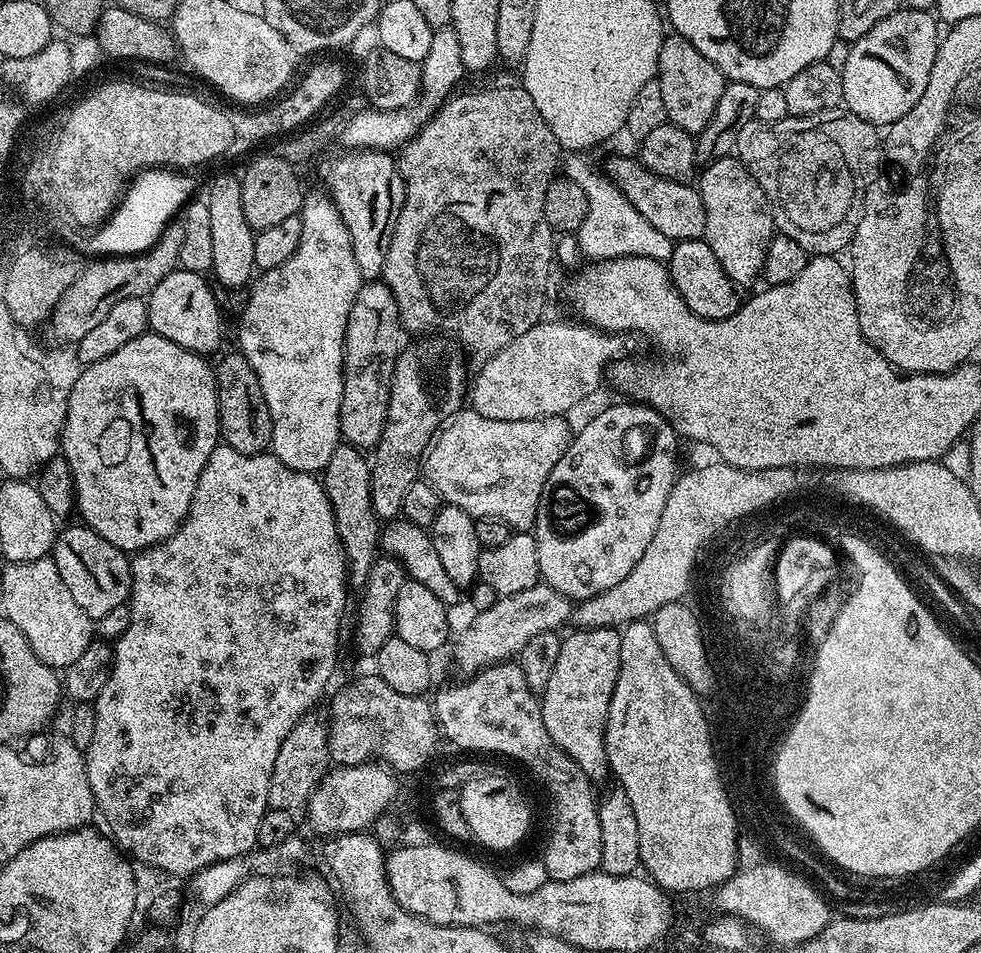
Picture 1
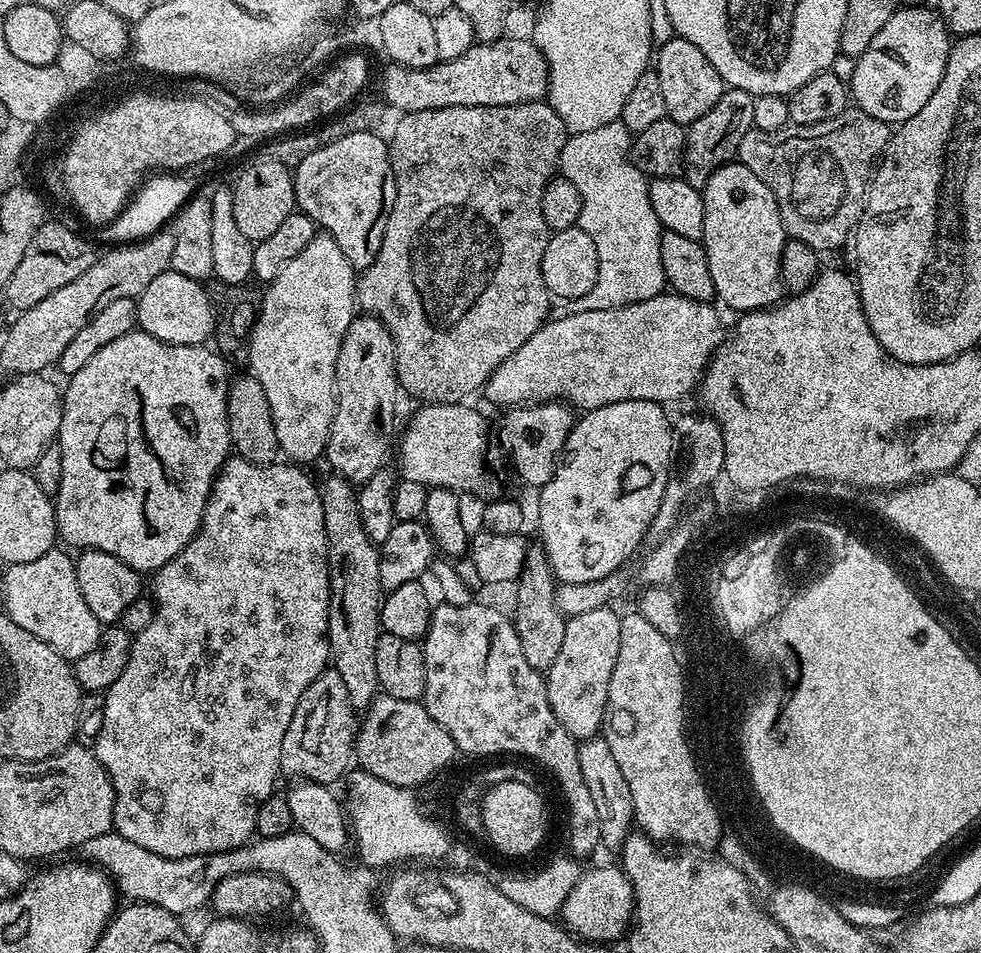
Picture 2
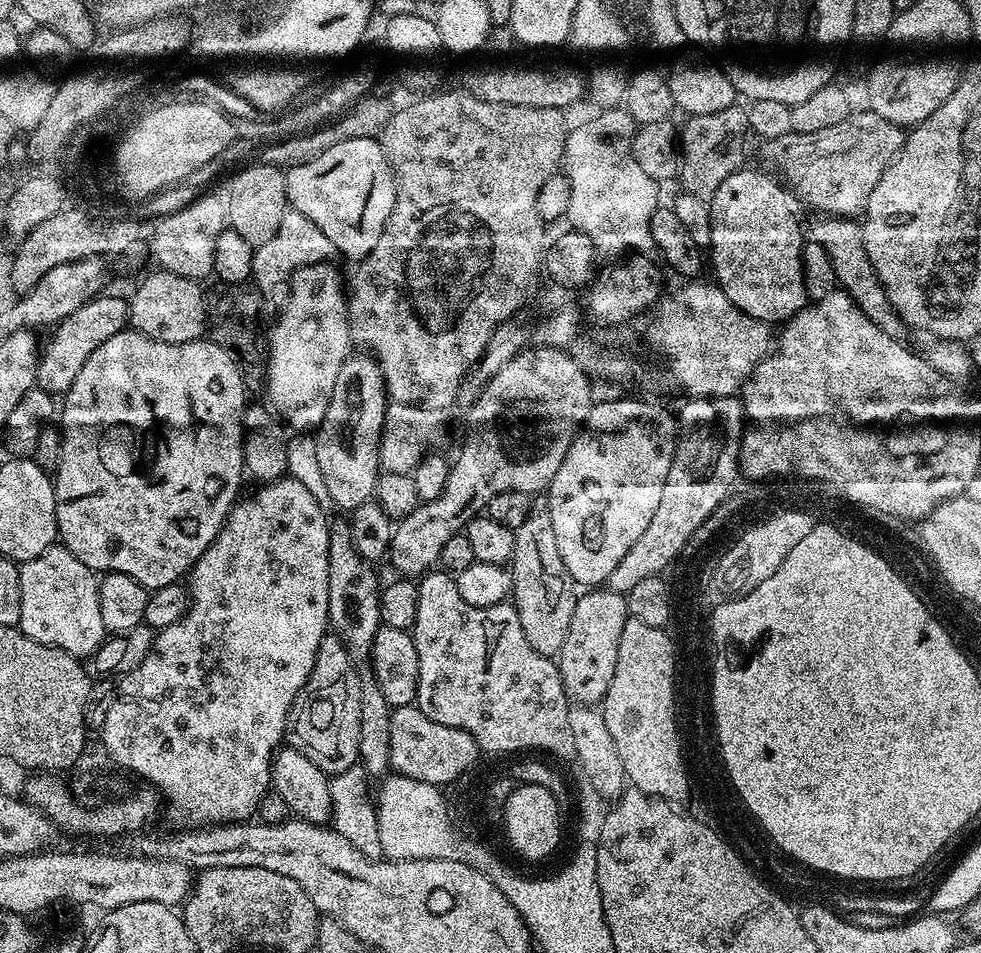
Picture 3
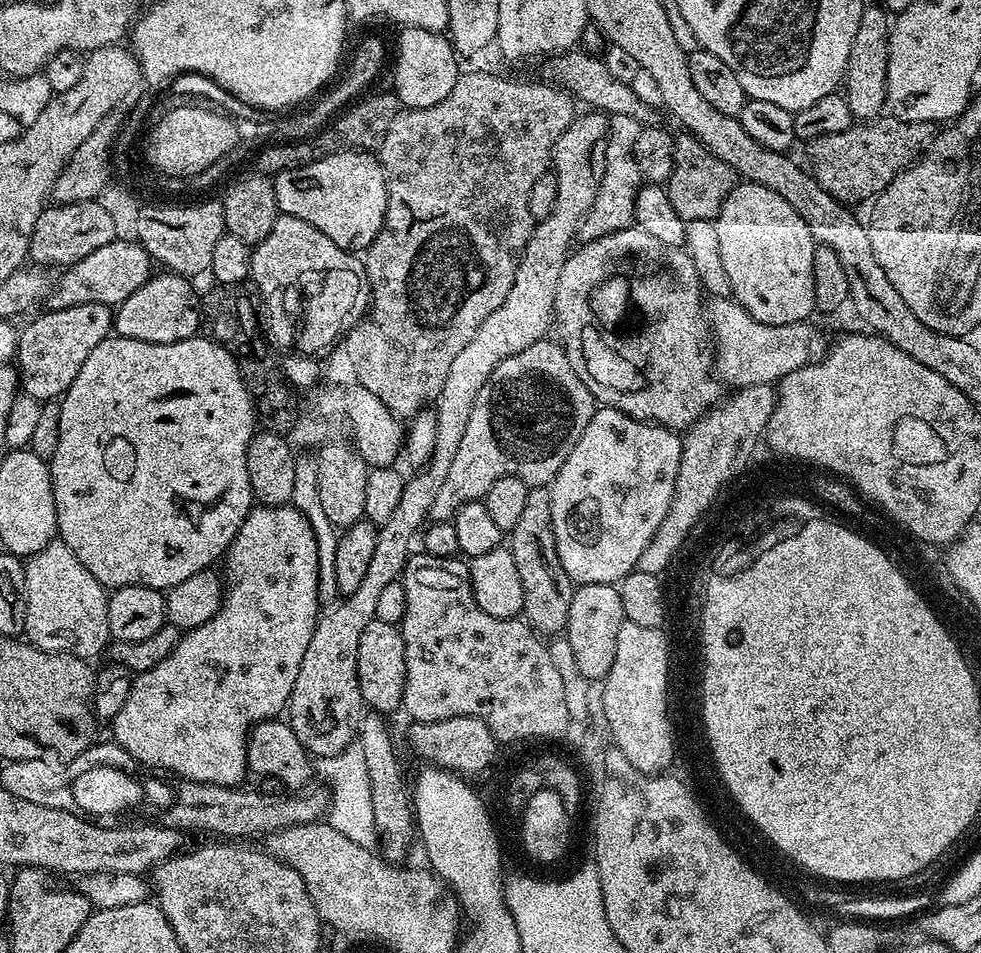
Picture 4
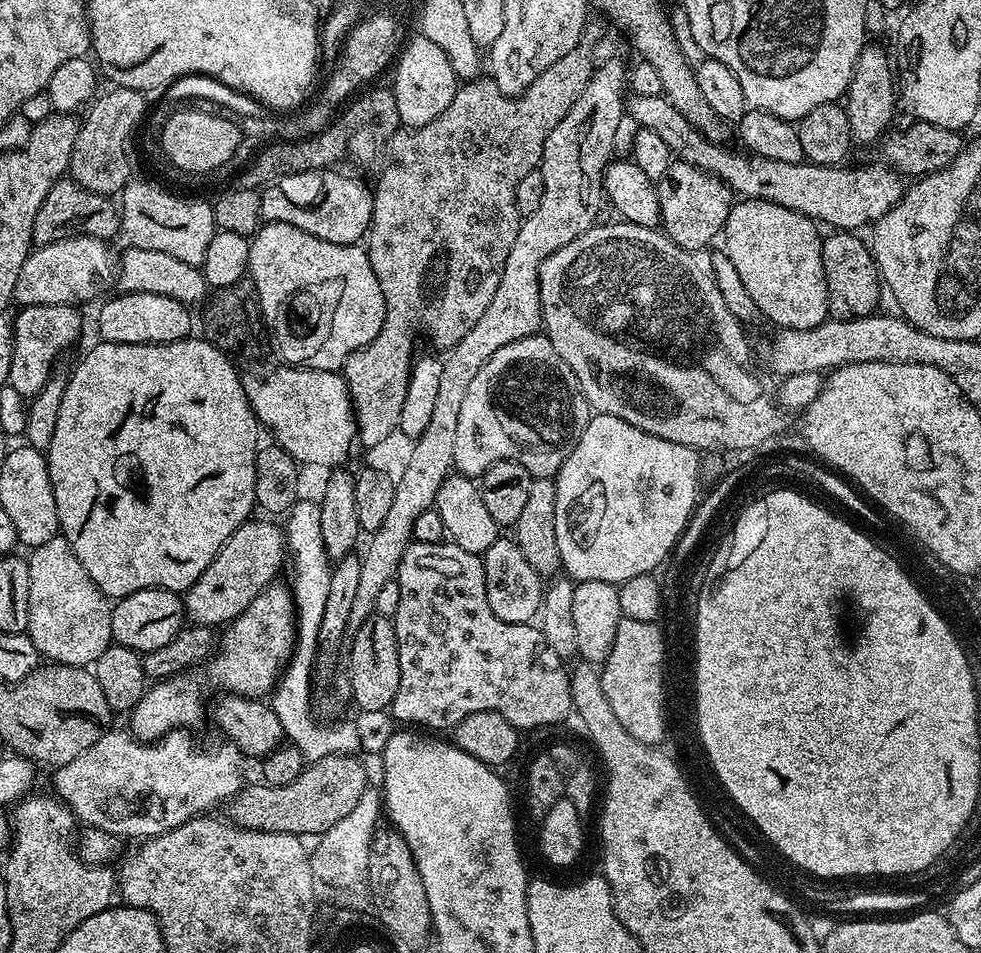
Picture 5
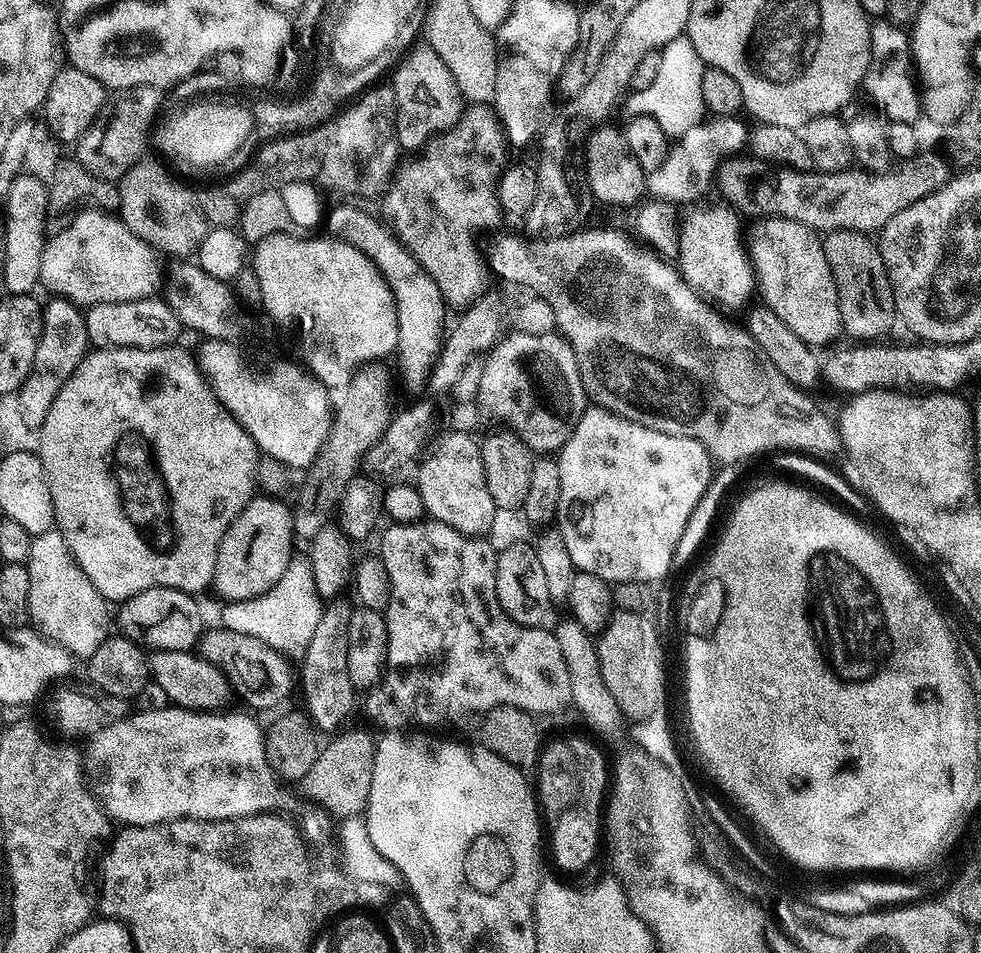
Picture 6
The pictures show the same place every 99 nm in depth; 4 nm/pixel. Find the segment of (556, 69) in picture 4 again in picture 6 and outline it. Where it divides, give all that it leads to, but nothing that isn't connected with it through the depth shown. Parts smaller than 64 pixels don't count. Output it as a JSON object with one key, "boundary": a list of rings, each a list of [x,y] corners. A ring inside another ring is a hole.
{"boundary":[[[934,153],[917,154],[912,159],[901,159],[887,172],[866,172],[859,167],[845,168],[843,172],[822,172],[819,170],[804,170],[799,168],[785,168],[773,166],[766,160],[757,160],[751,154],[735,154],[721,160],[714,179],[715,187],[725,196],[727,203],[741,217],[763,218],[777,216],[790,218],[794,222],[802,222],[806,226],[816,229],[817,233],[827,234],[838,230],[854,230],[855,232],[879,233],[880,229],[894,218],[894,214],[902,214],[906,206],[914,206],[926,194],[934,194],[950,178],[950,164]]]}

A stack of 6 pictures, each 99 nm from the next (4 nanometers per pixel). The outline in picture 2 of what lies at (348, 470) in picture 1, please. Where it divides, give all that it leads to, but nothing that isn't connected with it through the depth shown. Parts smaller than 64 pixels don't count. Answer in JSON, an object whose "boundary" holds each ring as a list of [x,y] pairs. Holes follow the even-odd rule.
{"boundary":[[[328,474],[319,485],[322,498],[322,518],[328,543],[328,654],[330,664],[342,678],[350,694],[353,709],[364,710],[380,692],[374,650],[382,631],[380,602],[382,589],[378,562],[380,549],[366,534],[362,514],[358,514],[357,489],[348,480]]]}

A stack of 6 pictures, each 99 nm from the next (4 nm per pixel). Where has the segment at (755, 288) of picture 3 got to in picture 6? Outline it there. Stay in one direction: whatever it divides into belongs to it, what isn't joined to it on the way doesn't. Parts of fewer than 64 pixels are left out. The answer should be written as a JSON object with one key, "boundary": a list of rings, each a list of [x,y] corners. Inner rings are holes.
{"boundary":[[[766,216],[755,221],[752,233],[746,236],[746,251],[752,261],[752,274],[759,299],[802,342],[820,350],[836,335],[841,335],[838,290],[834,286],[834,274],[830,274],[830,262],[826,262],[823,239],[816,229],[790,218]]]}

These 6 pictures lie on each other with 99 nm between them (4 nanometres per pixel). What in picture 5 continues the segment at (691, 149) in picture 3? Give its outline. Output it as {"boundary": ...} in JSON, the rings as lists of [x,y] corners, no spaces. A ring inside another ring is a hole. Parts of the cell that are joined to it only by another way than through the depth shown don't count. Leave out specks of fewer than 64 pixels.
{"boundary":[[[676,160],[672,163],[671,166],[666,170],[666,174],[660,181],[658,181],[658,187],[656,190],[658,194],[658,198],[660,199],[660,224],[662,225],[662,231],[665,236],[670,237],[676,245],[680,248],[684,248],[688,252],[693,254],[699,253],[699,248],[704,248],[708,243],[711,242],[712,239],[719,237],[724,230],[724,223],[726,222],[726,218],[730,214],[730,210],[732,209],[734,203],[734,193],[731,188],[728,187],[727,184],[723,184],[718,177],[710,175],[708,172],[703,172],[698,166],[694,166],[693,164],[687,164],[685,160]]]}

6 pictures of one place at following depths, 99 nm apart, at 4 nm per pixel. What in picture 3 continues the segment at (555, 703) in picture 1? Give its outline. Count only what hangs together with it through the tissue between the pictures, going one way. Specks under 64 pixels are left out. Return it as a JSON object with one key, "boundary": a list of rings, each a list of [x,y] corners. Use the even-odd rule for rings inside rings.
{"boundary":[[[606,586],[577,595],[574,614],[570,614],[570,630],[558,657],[564,692],[569,701],[580,706],[596,706],[610,690],[610,678],[618,666],[618,642],[622,642],[622,626],[628,621],[628,602],[623,592],[611,592]]]}

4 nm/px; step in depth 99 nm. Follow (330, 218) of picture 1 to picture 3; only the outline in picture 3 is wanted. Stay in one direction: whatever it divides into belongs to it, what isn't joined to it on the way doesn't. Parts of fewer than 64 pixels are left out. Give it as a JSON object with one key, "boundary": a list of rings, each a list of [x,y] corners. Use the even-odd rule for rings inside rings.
{"boundary":[[[308,262],[297,267],[300,269],[292,276],[288,301],[285,302],[272,332],[270,328],[266,336],[267,403],[289,429],[296,428],[292,430],[300,434],[319,428],[326,414],[326,406],[330,406],[330,394],[334,394],[334,382],[338,382],[338,370],[342,370],[342,362],[350,355],[353,347],[348,329],[346,288],[345,285],[344,288],[340,285],[340,276],[332,266],[328,262]]]}

